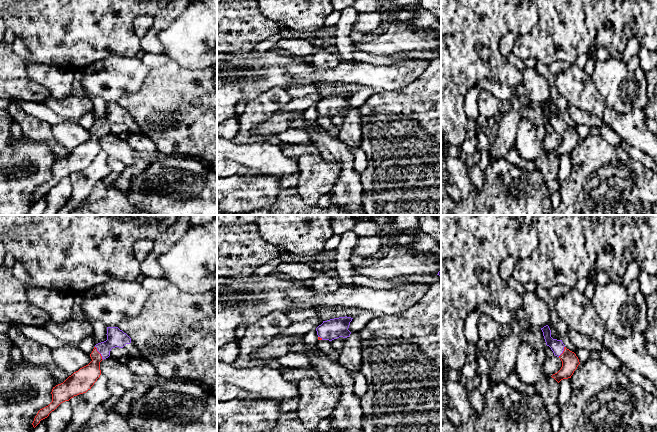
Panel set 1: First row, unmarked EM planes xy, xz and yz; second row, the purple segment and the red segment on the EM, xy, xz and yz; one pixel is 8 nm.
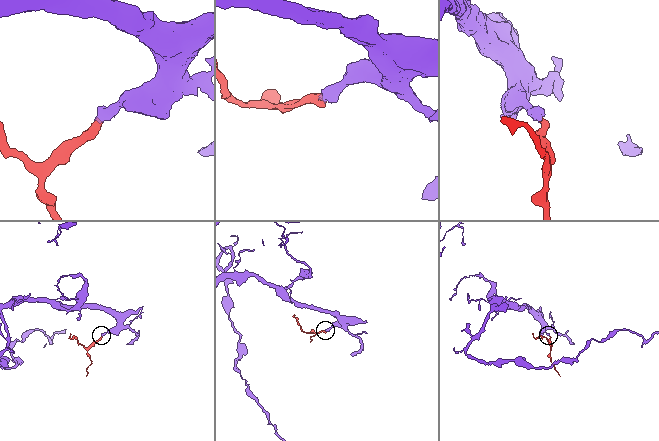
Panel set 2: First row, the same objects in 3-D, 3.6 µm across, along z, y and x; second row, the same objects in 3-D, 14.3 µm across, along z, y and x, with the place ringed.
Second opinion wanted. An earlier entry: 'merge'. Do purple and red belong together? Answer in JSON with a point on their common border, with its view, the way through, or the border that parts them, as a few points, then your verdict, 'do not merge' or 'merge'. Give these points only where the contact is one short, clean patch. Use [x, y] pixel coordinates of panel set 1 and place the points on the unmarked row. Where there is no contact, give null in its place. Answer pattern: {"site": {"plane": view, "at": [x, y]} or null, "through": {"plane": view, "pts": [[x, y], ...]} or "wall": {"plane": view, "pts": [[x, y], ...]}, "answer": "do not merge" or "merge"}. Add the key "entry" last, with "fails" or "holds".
{"site": {"plane": "xy", "at": [99, 128]}, "through": {"plane": "xy", "pts": [[115, 113], [99, 128], [93, 145], [85, 153]]}, "answer": "merge", "entry": "holds"}

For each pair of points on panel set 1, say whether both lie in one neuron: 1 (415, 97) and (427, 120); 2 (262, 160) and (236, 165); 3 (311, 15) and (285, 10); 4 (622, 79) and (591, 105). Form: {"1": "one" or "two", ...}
{"1": "one", "2": "one", "3": "one", "4": "two"}

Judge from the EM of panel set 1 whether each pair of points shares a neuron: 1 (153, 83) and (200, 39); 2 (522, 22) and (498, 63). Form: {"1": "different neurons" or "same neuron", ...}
{"1": "different neurons", "2": "same neuron"}

